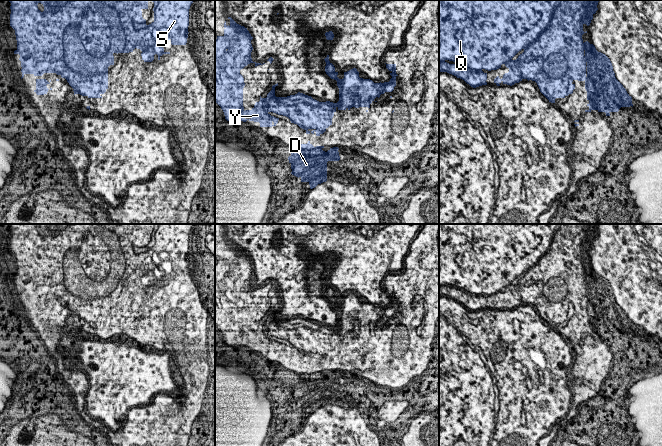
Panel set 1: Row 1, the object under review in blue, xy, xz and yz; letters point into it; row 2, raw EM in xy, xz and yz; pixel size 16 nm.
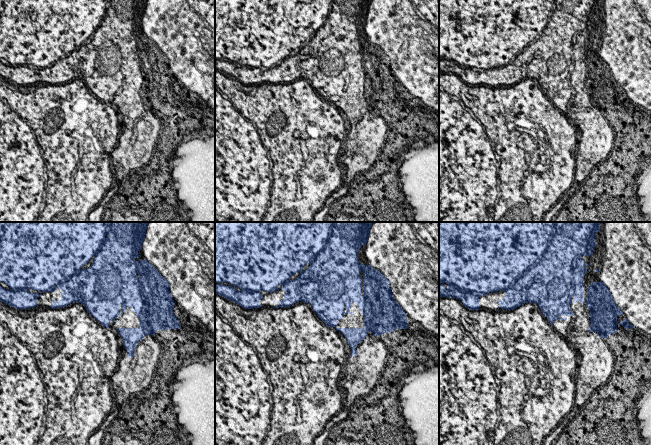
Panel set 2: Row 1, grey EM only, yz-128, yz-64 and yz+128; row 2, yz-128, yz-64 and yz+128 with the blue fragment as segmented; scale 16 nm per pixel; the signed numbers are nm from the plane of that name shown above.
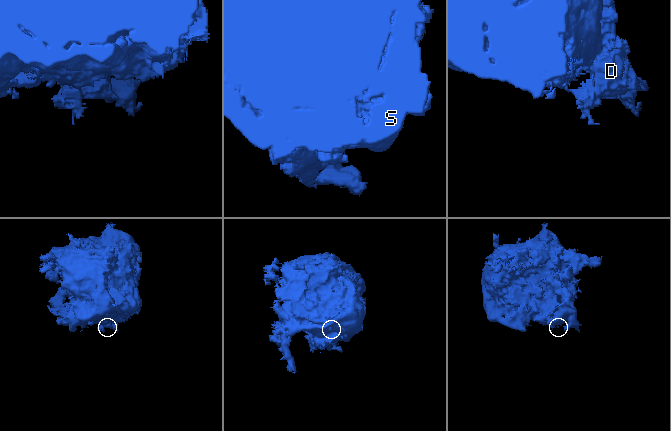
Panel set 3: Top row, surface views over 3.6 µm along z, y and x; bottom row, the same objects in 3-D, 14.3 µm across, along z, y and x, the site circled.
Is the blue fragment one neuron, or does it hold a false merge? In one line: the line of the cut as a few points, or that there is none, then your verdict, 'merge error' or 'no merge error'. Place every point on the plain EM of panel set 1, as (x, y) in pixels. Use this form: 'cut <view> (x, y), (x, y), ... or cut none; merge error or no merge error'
cut none; no merge error

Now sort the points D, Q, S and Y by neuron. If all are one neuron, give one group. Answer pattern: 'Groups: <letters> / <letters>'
Groups: D Q S Y

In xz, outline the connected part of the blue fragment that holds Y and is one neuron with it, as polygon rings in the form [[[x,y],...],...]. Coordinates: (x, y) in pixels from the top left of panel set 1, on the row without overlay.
[[[228,241],[230,248],[227,250],[224,247],[224,259],[217,260],[215,263],[215,326],[221,331],[227,345],[254,345],[259,346],[260,351],[276,350],[279,342],[271,340],[269,337],[273,336],[278,339],[286,340],[291,347],[297,348],[300,352],[306,355],[306,358],[316,358],[320,360],[326,353],[332,349],[332,342],[336,334],[350,334],[352,331],[368,331],[375,325],[376,321],[380,321],[385,316],[392,316],[396,310],[396,288],[386,288],[386,292],[391,296],[392,302],[389,306],[374,307],[370,303],[363,303],[359,301],[359,296],[353,292],[344,296],[344,302],[337,301],[338,296],[335,295],[334,289],[329,285],[329,279],[324,283],[326,286],[325,296],[331,302],[337,305],[339,312],[339,325],[333,327],[330,325],[319,326],[311,320],[298,316],[295,319],[287,321],[276,321],[275,311],[278,307],[272,310],[272,314],[267,318],[266,322],[260,320],[260,325],[256,326],[251,334],[245,334],[243,331],[243,312],[245,310],[244,302],[240,298],[240,294],[250,287],[254,287],[255,291],[263,289],[252,285],[251,276],[253,274],[251,264],[253,261],[245,252],[237,248],[231,241]]]

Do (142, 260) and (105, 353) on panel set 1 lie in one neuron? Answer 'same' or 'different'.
different

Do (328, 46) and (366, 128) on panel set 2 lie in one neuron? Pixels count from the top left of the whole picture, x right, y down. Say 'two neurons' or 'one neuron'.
one neuron

